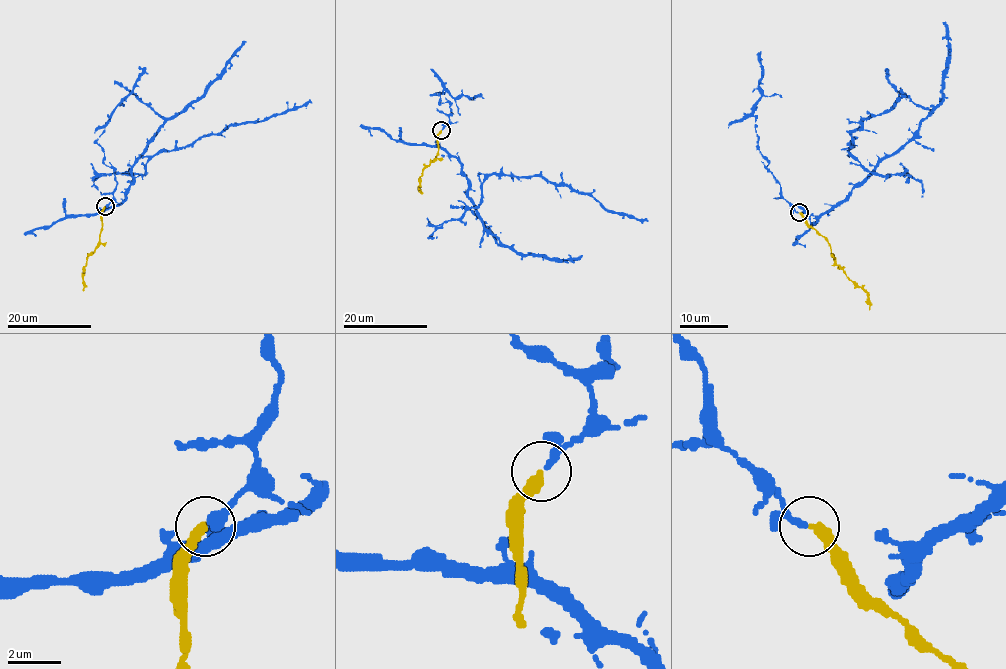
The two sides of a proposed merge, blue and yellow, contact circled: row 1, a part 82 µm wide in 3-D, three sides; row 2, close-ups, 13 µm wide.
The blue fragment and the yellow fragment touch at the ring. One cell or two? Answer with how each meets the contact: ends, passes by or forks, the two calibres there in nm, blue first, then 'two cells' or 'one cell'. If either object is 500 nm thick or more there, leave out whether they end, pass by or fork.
blue ends | yellow ends | 280/360 nm | one cell

